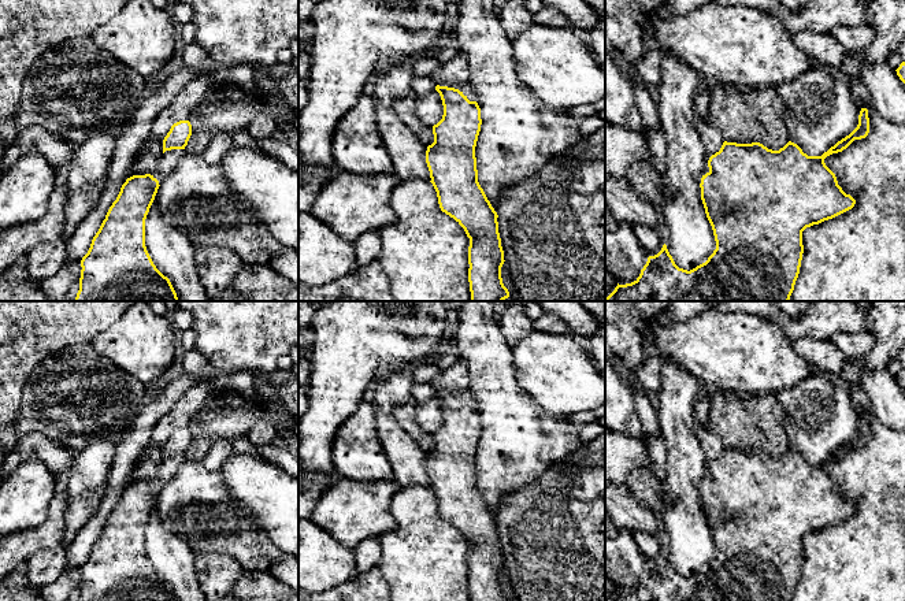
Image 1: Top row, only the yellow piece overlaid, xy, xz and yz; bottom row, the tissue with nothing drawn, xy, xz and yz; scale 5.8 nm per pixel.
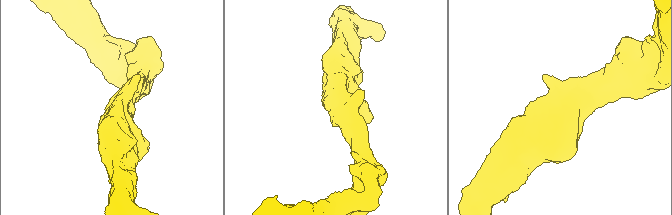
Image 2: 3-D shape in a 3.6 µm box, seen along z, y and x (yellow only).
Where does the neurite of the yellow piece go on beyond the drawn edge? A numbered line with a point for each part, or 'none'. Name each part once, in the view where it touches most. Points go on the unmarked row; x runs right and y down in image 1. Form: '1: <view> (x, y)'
1: xz (467, 396)

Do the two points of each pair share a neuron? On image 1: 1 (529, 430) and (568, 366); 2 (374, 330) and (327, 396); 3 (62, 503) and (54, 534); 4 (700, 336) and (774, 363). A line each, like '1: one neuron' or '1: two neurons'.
1: two neurons
2: one neuron
3: one neuron
4: one neuron

